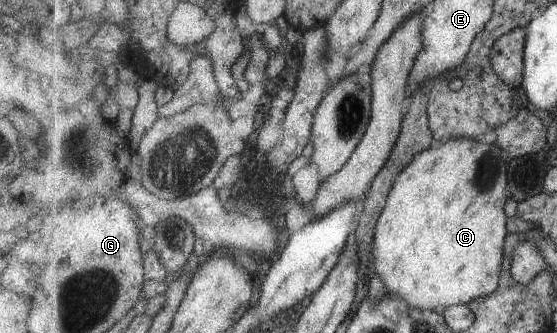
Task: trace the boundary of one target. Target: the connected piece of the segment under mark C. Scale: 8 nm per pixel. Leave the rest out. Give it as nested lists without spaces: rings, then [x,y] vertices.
[[[470,139],[445,140],[439,147],[432,147],[414,157],[414,161],[400,173],[396,179],[394,188],[388,197],[386,208],[378,221],[375,241],[373,242],[373,259],[375,271],[385,285],[387,295],[398,295],[398,299],[404,299],[410,307],[420,311],[443,312],[454,305],[470,305],[480,297],[494,294],[500,287],[503,263],[505,262],[505,242],[509,235],[506,229],[506,211],[504,205],[510,197],[509,176],[507,170],[508,155],[498,147],[497,143],[486,144]]]

